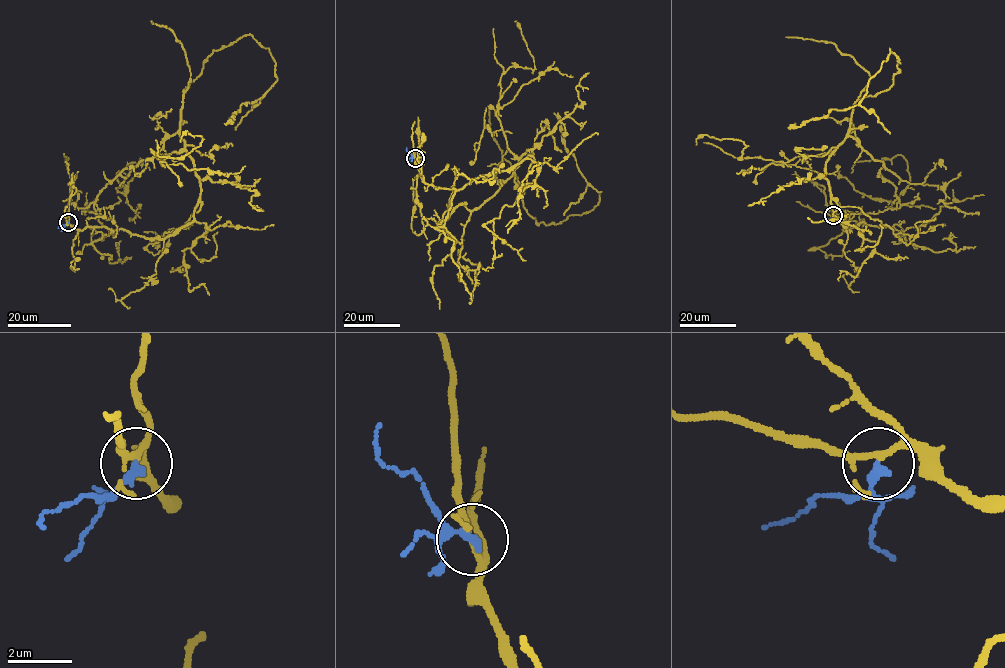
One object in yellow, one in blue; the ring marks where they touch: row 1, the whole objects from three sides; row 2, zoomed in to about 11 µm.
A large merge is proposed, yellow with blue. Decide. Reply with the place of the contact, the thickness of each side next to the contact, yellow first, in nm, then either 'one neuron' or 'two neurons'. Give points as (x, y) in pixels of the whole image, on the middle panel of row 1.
place (415, 158); calibres 140 and 280 nm; two neurons

